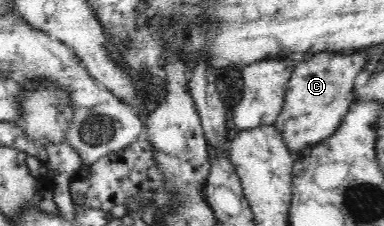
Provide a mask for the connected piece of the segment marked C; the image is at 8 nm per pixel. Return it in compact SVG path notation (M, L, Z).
M322 51L297 62L285 93L283 110L278 116L276 130L286 142L292 159L300 156L305 146L318 144L340 128L348 114L353 98L354 80L364 70L368 58L366 53L337 54Z

